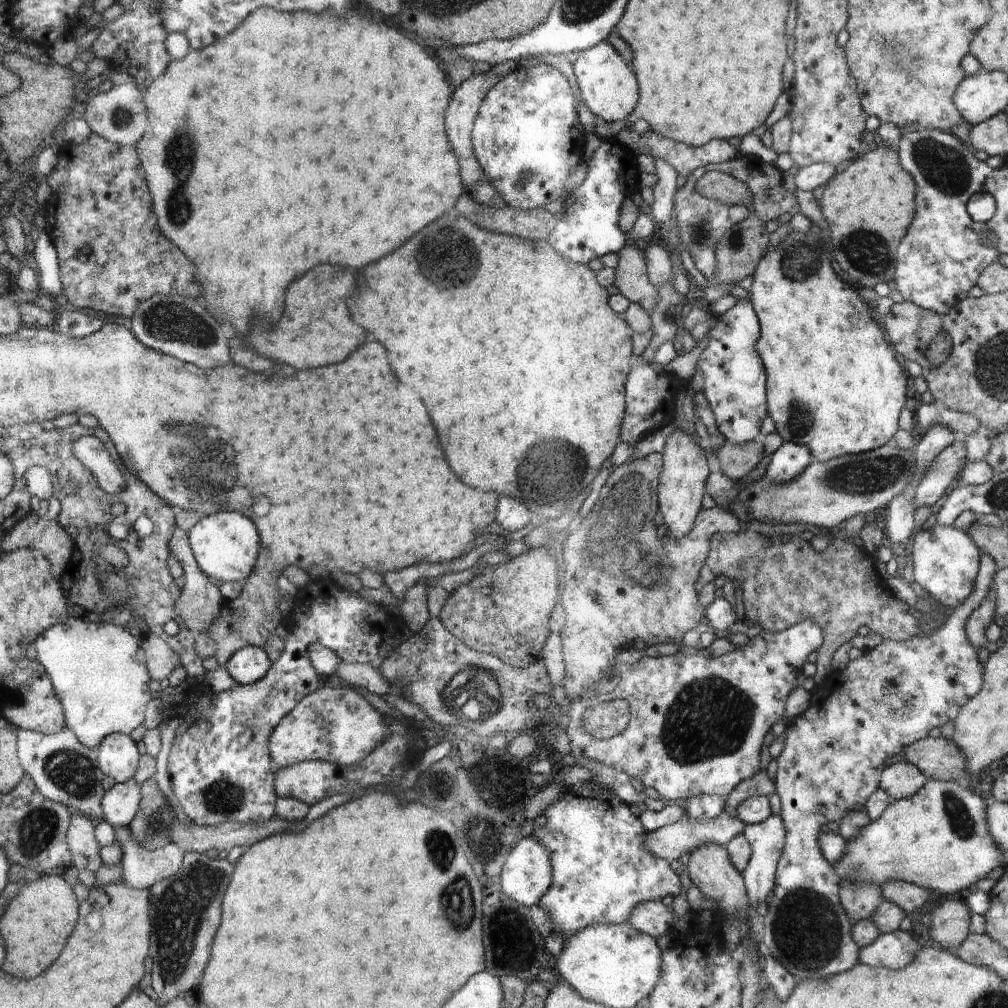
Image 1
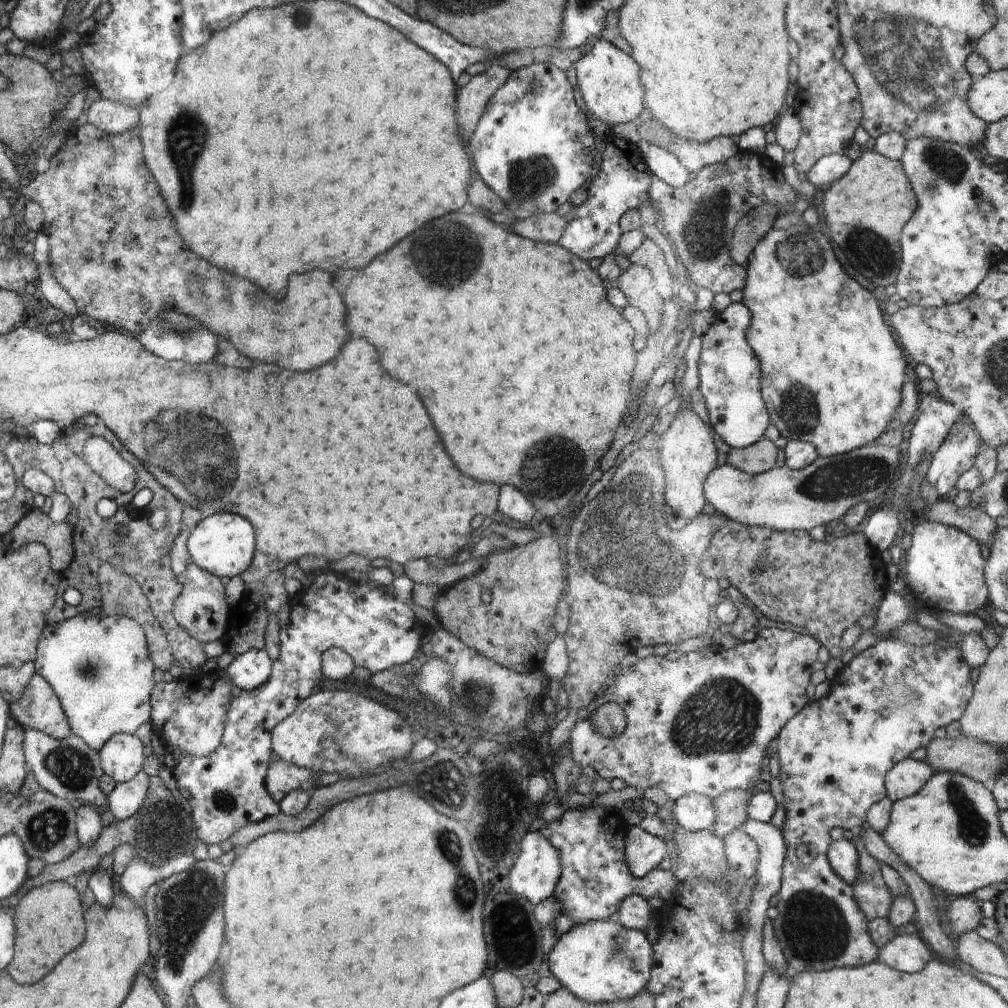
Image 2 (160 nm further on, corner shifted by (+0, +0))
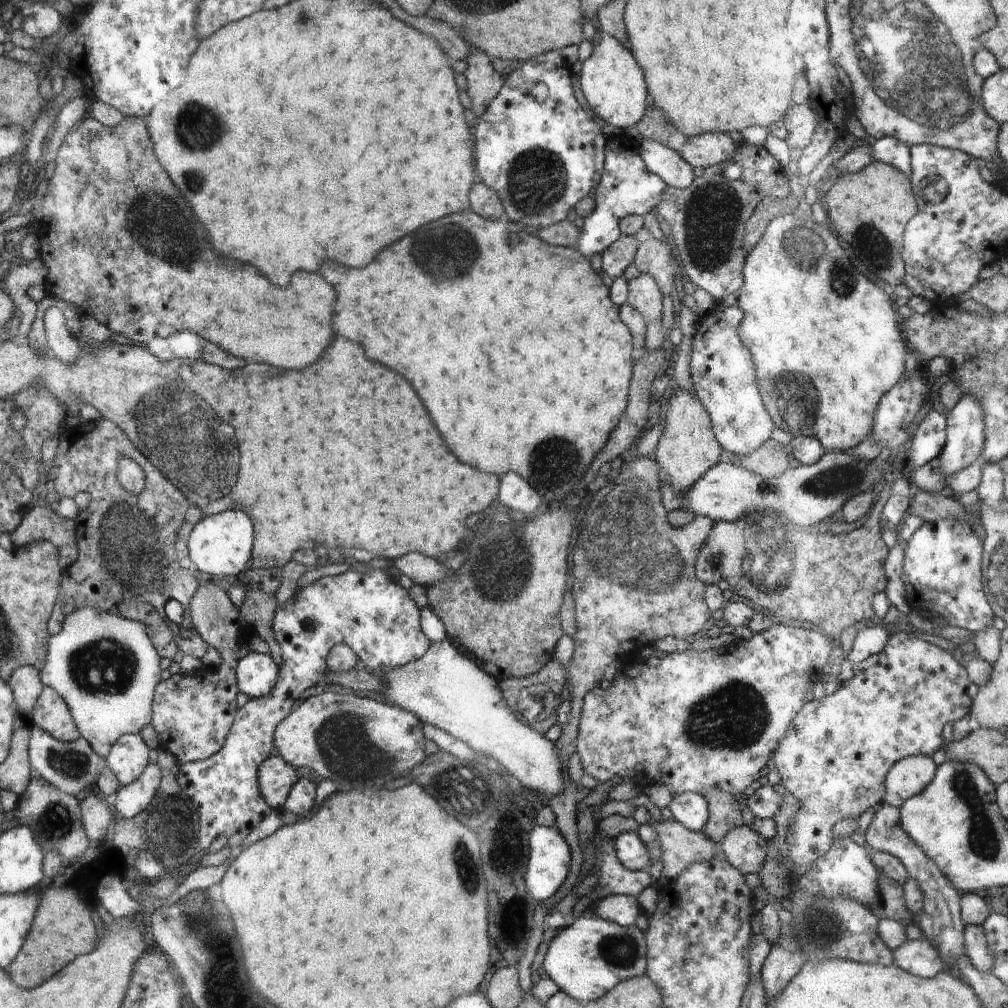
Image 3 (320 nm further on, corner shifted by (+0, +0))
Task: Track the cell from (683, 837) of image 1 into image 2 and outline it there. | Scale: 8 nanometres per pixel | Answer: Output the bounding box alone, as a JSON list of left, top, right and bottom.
[624,825,667,878]

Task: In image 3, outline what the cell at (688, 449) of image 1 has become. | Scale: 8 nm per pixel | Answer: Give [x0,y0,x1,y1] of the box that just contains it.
[656,388,722,495]

